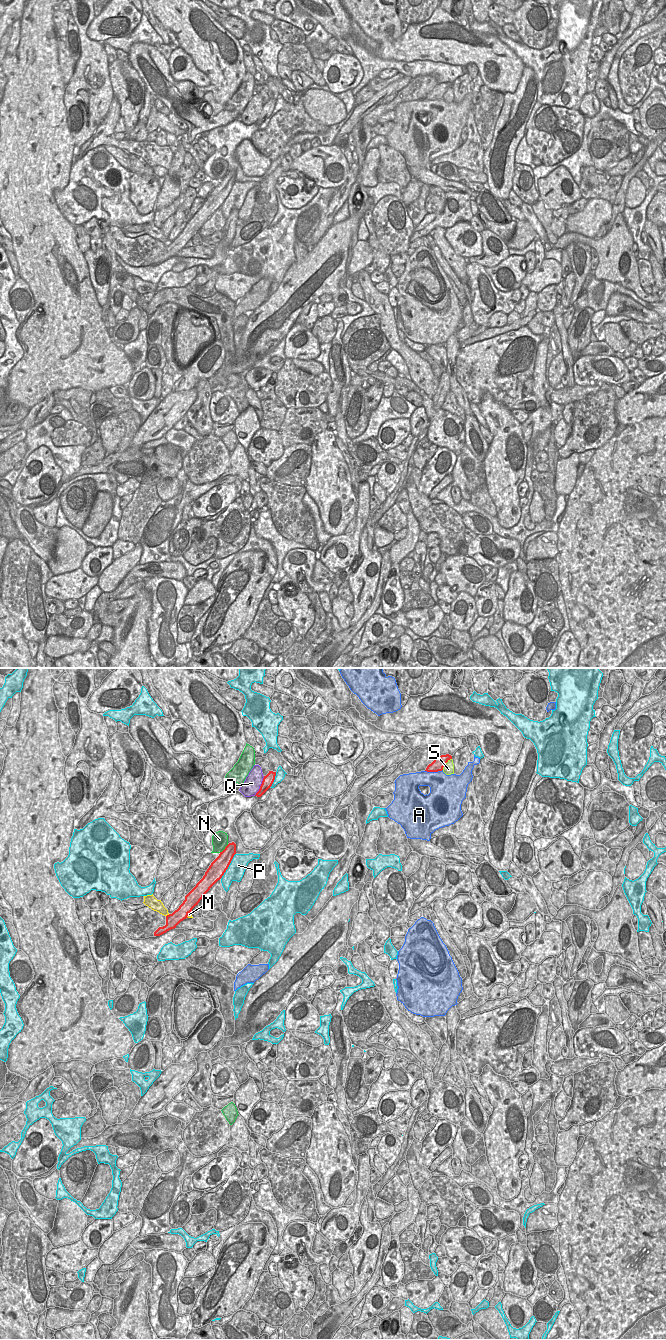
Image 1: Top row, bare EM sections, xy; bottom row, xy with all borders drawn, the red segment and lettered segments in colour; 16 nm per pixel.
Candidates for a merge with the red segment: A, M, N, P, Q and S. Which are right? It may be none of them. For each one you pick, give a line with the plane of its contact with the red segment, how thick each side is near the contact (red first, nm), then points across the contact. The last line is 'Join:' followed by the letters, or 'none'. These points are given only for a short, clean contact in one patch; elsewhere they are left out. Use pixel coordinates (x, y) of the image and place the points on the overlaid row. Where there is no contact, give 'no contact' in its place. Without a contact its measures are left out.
Join: none

